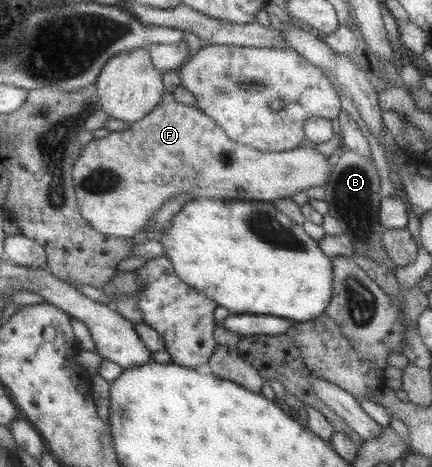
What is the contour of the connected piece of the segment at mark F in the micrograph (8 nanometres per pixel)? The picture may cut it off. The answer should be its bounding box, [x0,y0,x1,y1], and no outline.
[72,92,332,238]

